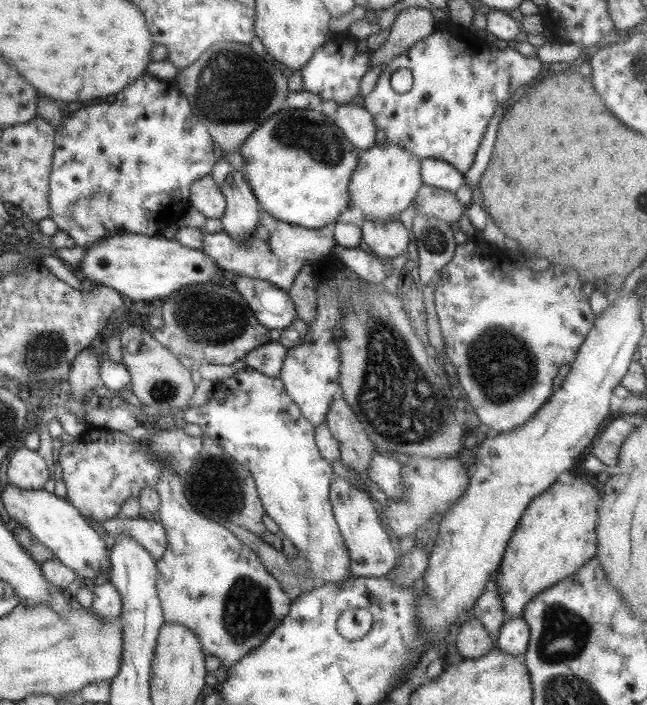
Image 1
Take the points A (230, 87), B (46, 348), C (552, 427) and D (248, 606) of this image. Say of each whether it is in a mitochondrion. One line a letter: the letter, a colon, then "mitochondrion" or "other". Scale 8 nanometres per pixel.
A: mitochondrion
B: mitochondrion
C: other
D: mitochondrion

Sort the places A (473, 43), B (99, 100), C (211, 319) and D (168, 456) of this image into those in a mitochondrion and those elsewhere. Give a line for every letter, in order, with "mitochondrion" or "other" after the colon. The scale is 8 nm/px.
A: other
B: other
C: mitochondrion
D: mitochondrion

